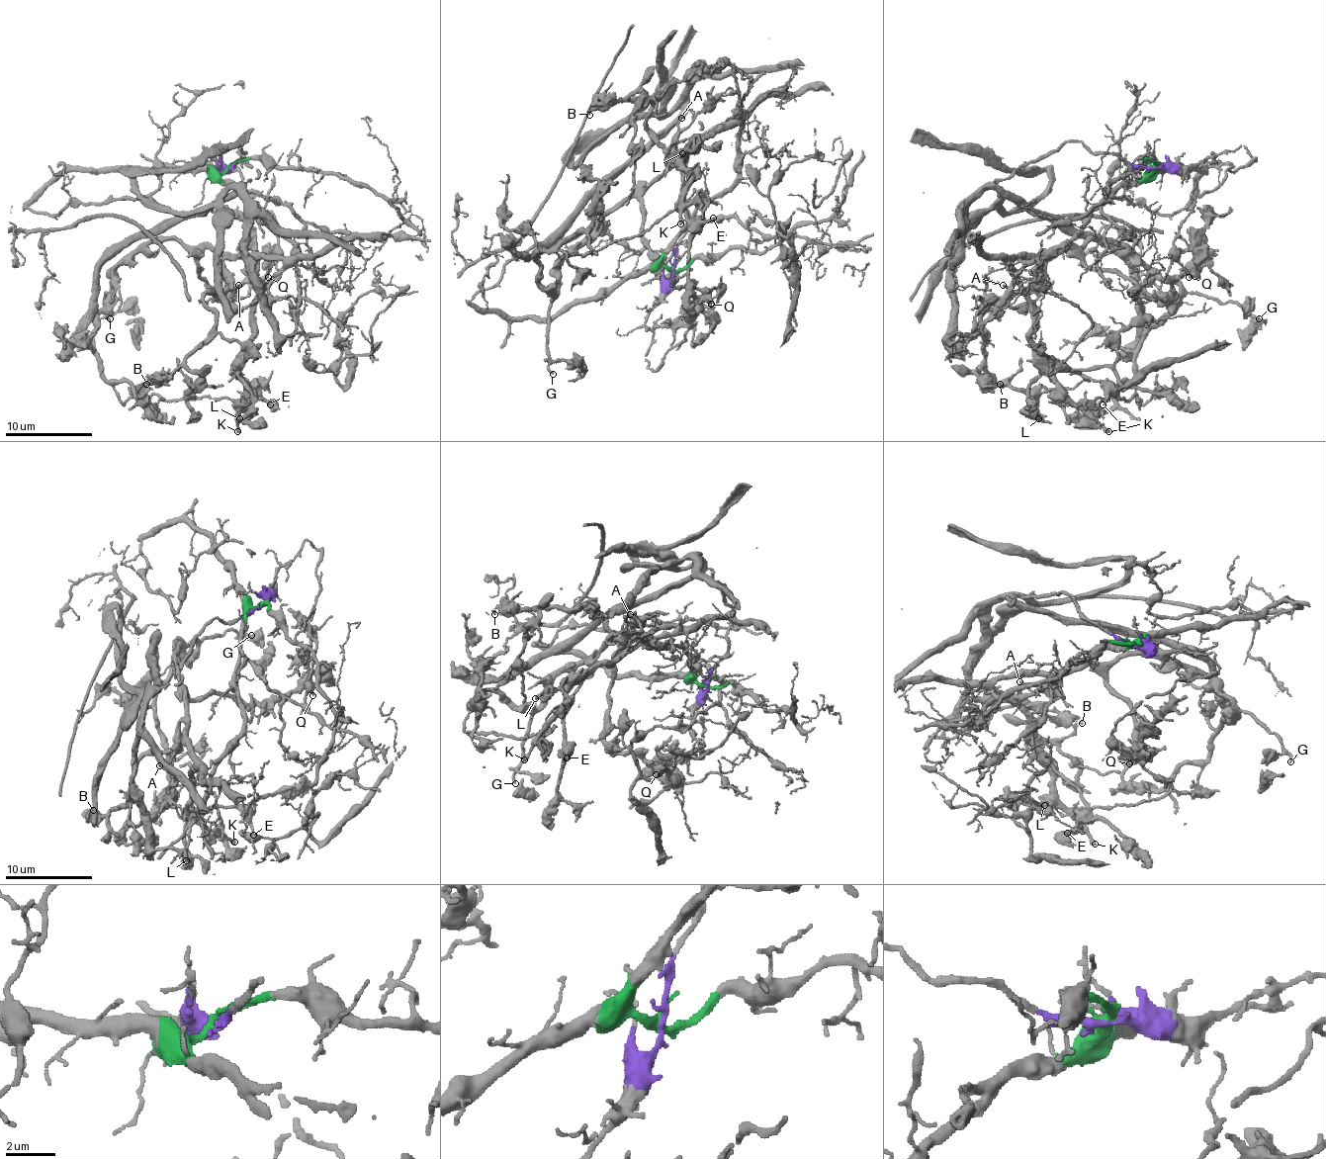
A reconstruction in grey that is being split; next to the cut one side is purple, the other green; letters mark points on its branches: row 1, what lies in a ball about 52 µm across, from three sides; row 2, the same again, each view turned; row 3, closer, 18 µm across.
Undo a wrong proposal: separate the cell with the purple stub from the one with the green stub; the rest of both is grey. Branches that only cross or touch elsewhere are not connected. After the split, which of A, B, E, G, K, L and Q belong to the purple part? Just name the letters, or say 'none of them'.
A, B, E, G, K, L, Q

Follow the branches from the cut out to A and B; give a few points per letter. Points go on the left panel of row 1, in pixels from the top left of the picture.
A: (229, 168), (202, 162), (204, 146), (256, 197), (256, 266), (219, 297), (200, 275), (215, 249), (238, 284)
B: (229, 168), (204, 146), (256, 197), (256, 266), (217, 297), (200, 255), (223, 258), (215, 329), (147, 384)

